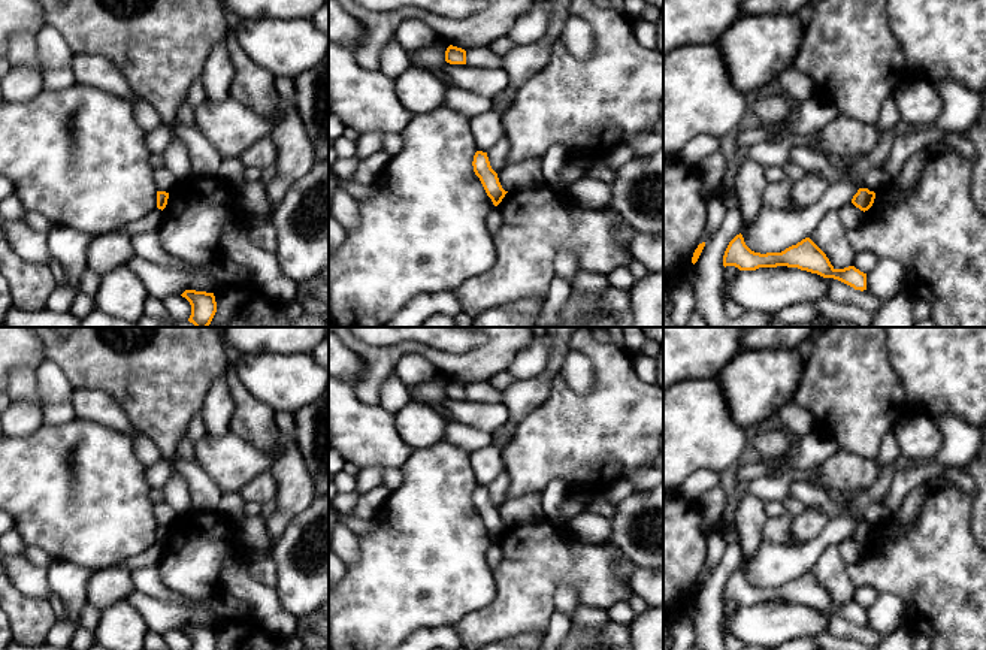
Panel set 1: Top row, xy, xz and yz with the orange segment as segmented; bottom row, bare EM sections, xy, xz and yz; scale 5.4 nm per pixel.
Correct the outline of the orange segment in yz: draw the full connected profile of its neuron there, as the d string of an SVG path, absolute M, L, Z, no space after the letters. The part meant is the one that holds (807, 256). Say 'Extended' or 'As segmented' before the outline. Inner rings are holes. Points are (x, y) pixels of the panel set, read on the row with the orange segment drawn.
As segmented. M740 233L729 242L725 251L723 266L735 266L740 270L756 270L759 267L777 266L798 267L823 278L838 279L855 290L866 290L866 273L855 266L835 269L826 254L810 238L802 239L781 253L760 254L751 251Z

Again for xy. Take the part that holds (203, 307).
As segmented. M185 290L181 296L191 305L191 315L188 321L196 327L208 327L217 312L214 293Z

